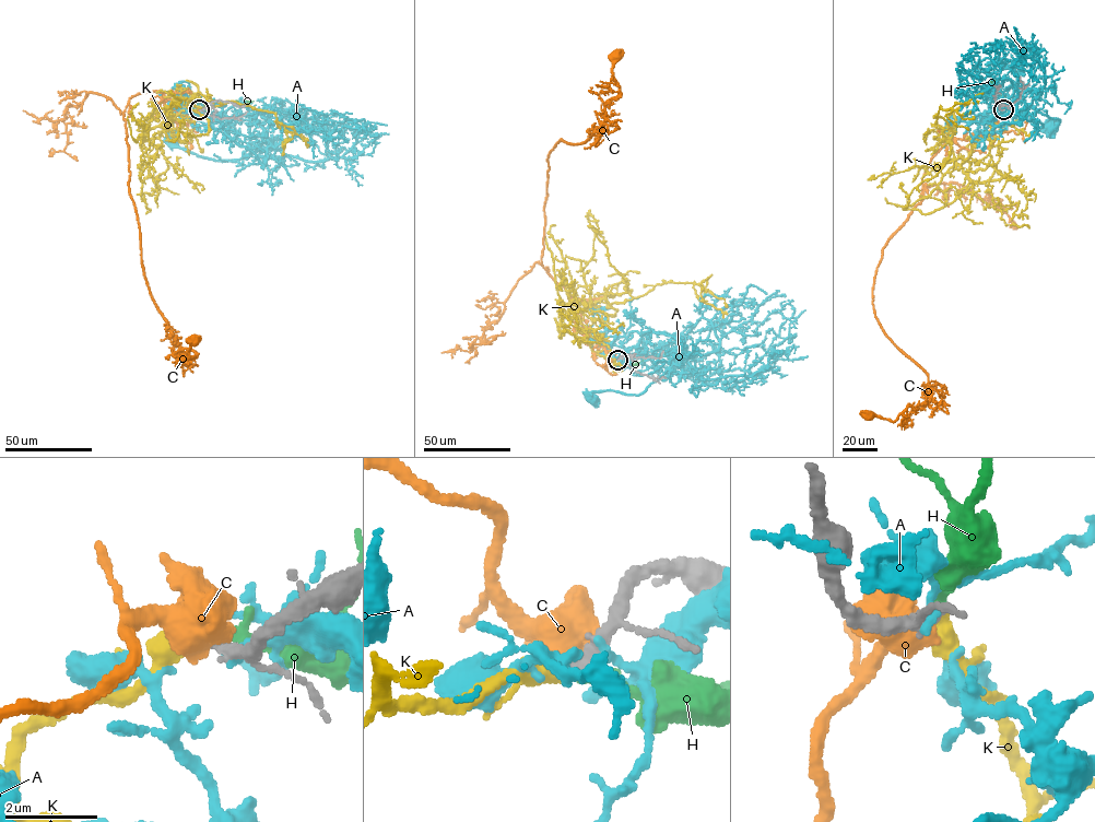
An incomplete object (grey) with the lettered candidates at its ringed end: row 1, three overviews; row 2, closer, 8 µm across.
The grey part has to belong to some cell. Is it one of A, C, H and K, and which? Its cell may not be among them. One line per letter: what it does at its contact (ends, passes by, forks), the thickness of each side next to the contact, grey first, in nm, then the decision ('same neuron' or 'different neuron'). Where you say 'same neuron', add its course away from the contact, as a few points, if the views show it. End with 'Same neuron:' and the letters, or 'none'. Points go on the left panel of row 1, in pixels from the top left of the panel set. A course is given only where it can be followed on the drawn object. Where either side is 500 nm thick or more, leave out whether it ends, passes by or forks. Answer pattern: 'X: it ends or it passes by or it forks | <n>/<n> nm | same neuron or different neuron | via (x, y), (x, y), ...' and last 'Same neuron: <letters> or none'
A: it passes by | 240/150 nm | different neuron
C: 340/700 nm | different neuron
H: it ends | 300/300 nm | different neuron
K: it ends | 240/480 nm | same neuron | via (199, 109), (142, 141), (164, 97), (205, 107), (231, 101), (273, 113), (292, 137), (282, 155)
Same neuron: K

